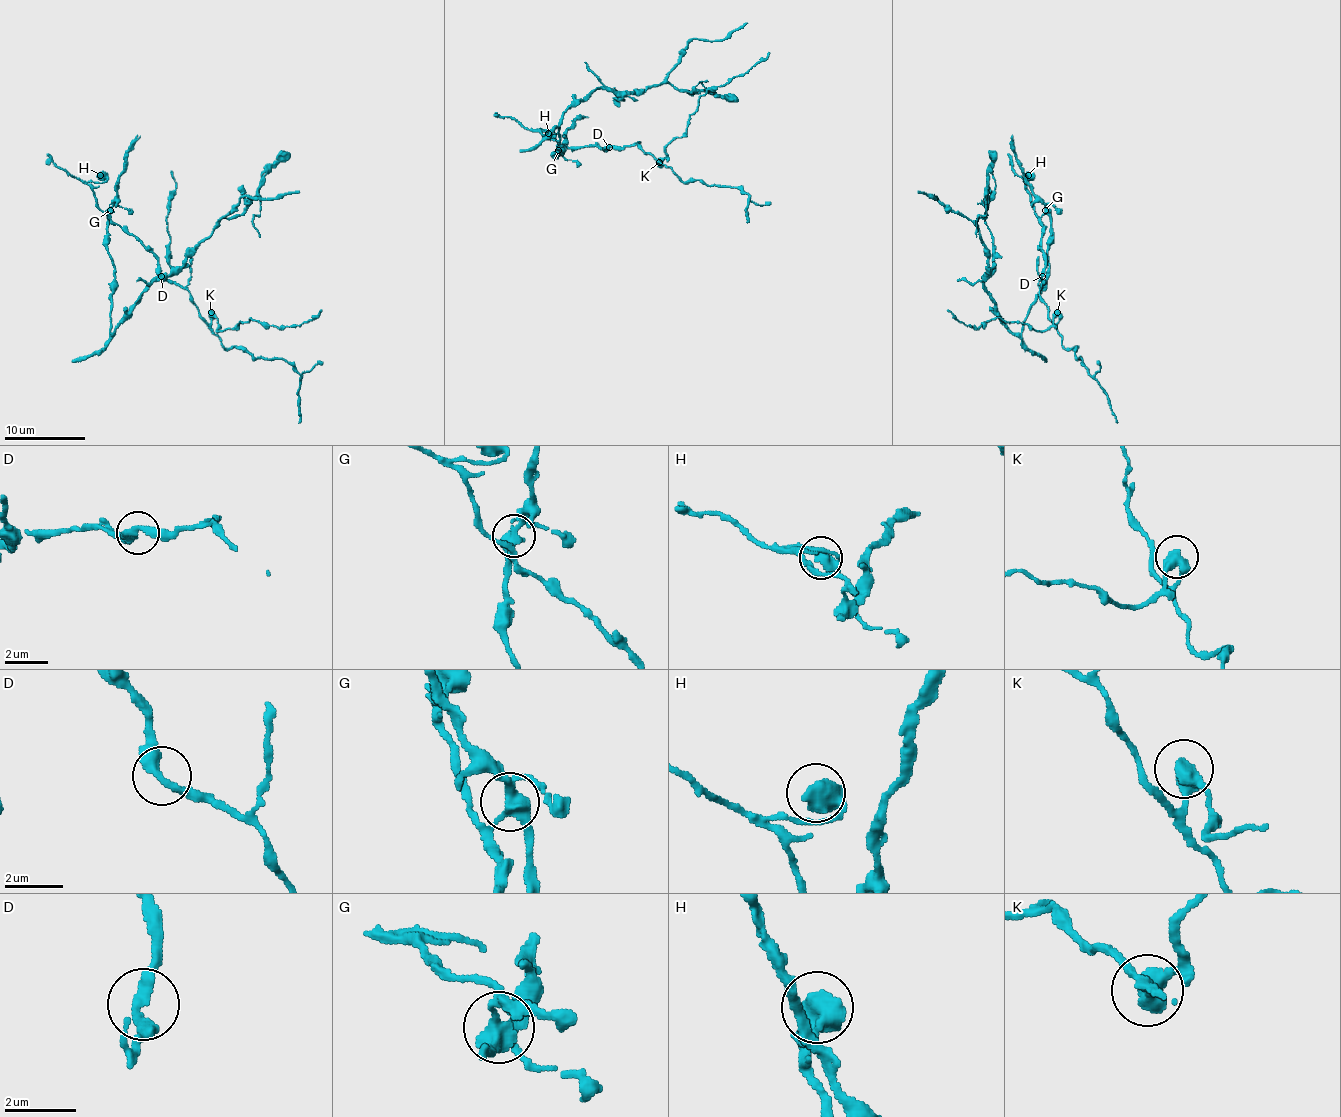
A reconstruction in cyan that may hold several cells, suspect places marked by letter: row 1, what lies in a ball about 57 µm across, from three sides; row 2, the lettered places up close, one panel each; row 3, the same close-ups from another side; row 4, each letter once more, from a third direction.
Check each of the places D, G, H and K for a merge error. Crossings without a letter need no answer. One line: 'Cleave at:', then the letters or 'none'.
Cleave at: G, K

